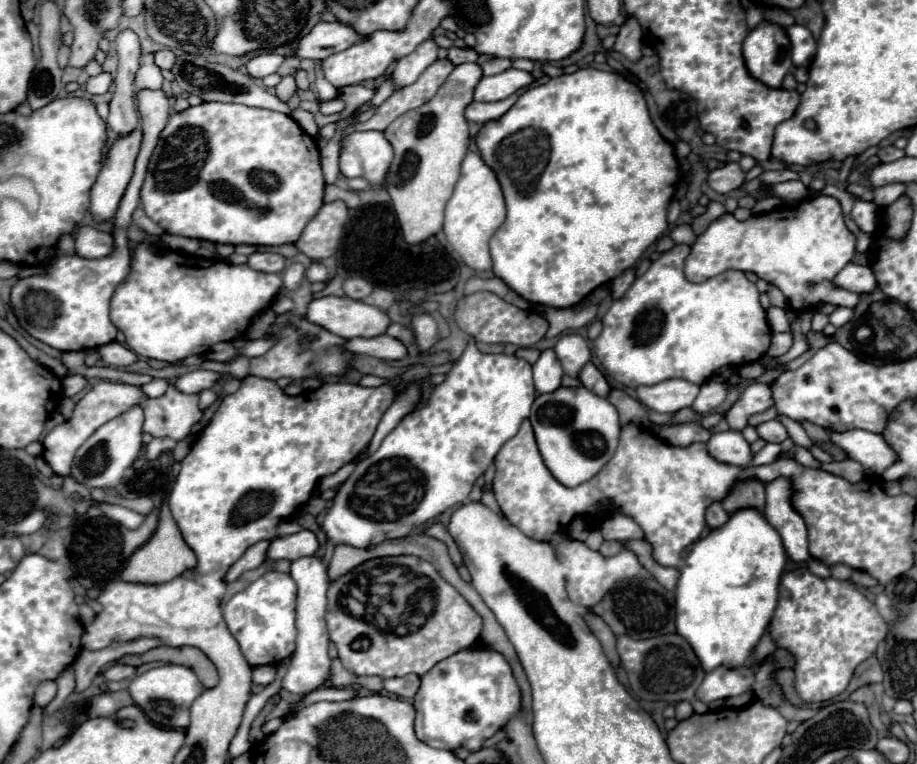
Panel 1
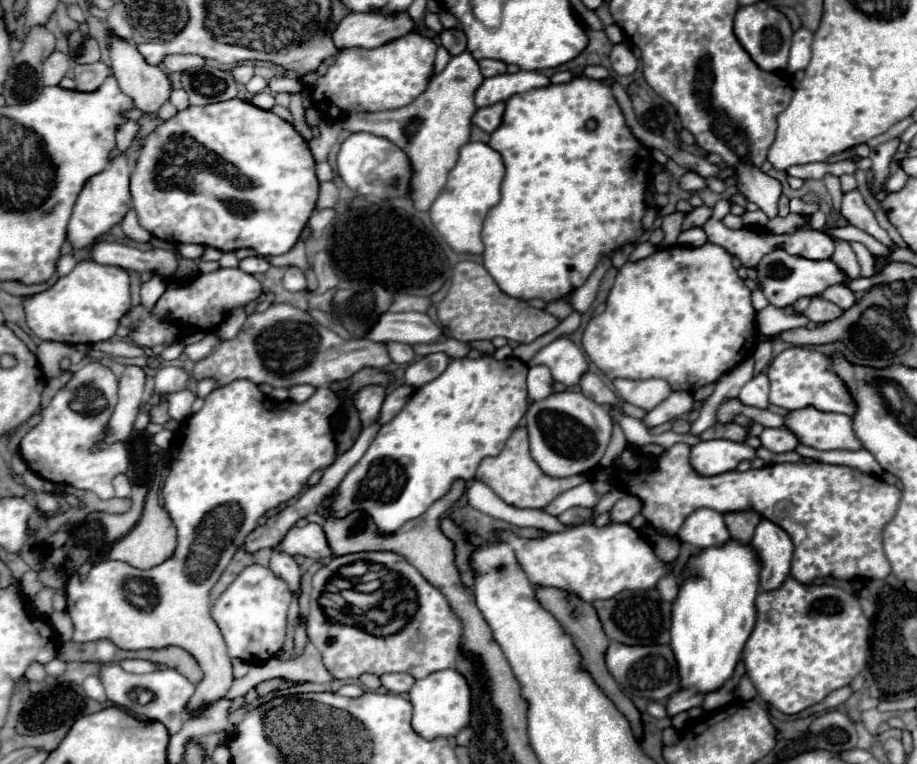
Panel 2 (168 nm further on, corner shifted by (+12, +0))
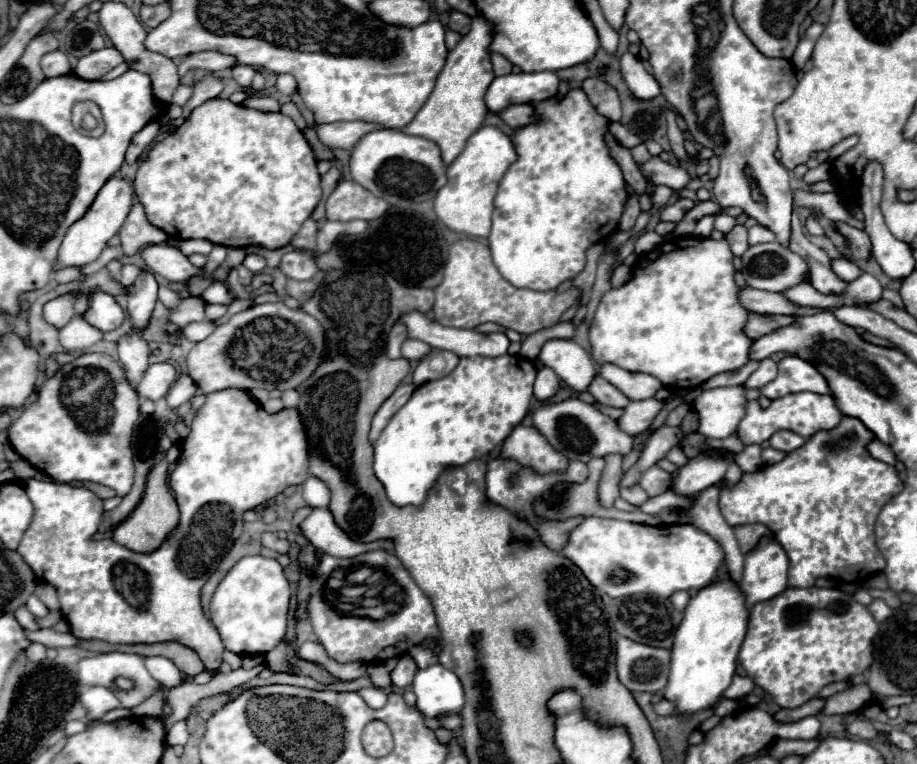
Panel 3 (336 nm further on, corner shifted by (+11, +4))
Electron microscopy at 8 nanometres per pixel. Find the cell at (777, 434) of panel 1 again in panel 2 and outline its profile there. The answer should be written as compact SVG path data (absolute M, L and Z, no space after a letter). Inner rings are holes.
M764 428L764 432L760 434L760 442L772 452L790 452L798 446L798 438L790 430L780 428Z

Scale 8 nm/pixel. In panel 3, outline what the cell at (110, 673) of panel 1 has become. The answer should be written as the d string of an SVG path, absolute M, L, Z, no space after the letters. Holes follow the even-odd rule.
M163 656L145 658L145 666L149 668L149 674L157 682L165 684L167 688L175 688L175 686L179 686L185 680L185 676L181 674L181 670L171 660L165 660Z

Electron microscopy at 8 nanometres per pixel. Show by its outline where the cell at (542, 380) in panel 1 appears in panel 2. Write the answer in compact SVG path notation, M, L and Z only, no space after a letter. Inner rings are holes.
M530 366L528 368L528 396L532 400L542 400L544 396L550 396L552 394L552 374L550 374L550 368L548 366Z

